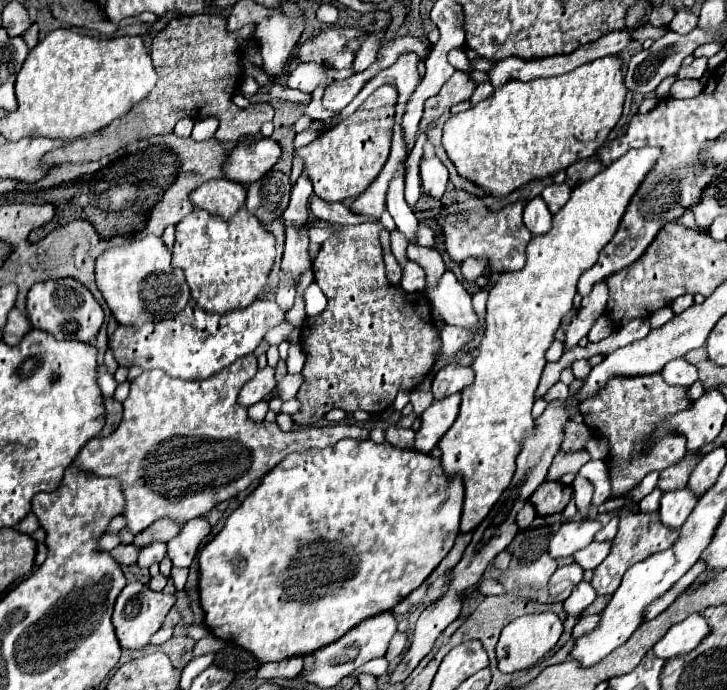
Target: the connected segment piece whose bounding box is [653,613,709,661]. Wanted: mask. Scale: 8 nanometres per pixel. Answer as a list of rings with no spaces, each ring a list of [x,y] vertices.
[[[693,613],[685,621],[673,625],[665,633],[665,637],[653,645],[653,653],[665,661],[671,657],[677,657],[681,653],[689,653],[701,643],[701,639],[707,633],[709,633],[709,627],[707,627],[703,615]]]

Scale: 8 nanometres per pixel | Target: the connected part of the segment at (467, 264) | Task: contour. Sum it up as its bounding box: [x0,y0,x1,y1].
[463,259,485,281]

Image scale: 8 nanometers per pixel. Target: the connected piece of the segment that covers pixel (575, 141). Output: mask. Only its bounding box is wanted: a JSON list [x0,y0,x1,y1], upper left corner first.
[443,55,625,197]

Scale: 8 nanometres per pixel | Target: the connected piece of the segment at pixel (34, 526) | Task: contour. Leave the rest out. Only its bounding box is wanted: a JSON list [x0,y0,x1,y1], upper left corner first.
[17,513,39,535]

